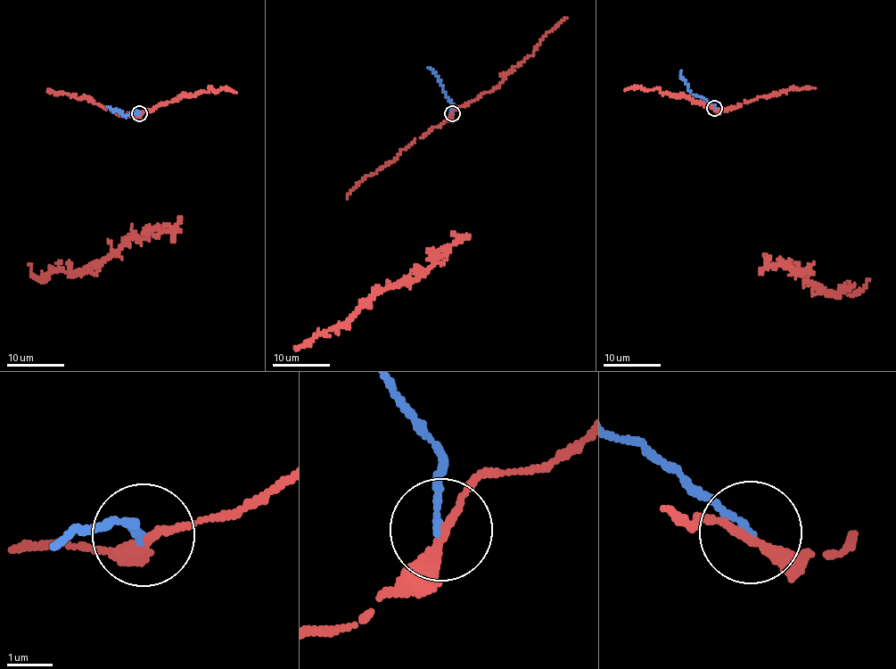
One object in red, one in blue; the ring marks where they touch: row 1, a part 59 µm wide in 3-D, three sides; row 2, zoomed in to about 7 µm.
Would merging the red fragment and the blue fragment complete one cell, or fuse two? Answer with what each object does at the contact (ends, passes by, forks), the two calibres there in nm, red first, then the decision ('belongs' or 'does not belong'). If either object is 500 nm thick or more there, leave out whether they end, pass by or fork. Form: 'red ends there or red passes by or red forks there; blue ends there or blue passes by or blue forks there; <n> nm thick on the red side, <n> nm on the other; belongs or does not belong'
red passes by; blue ends there; 200 nm thick on the red side, 170 nm on the other; does not belong

